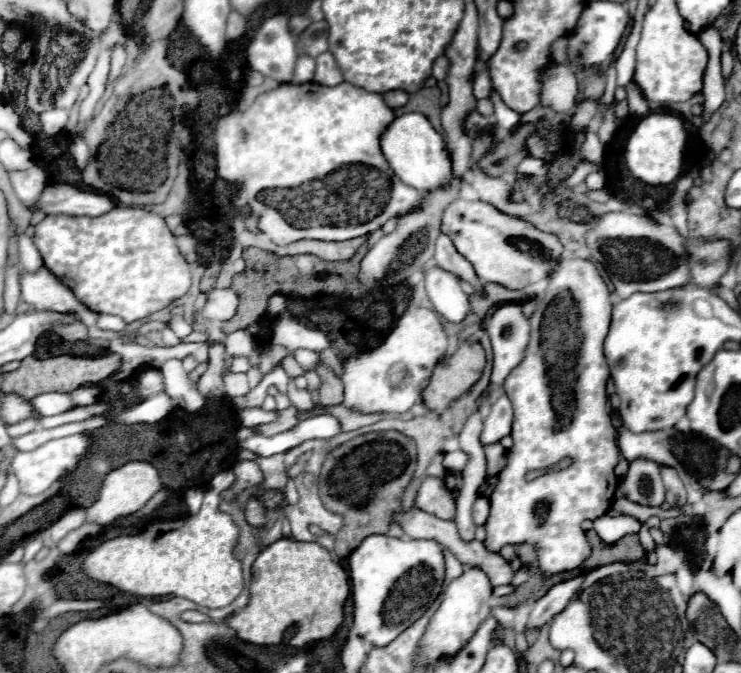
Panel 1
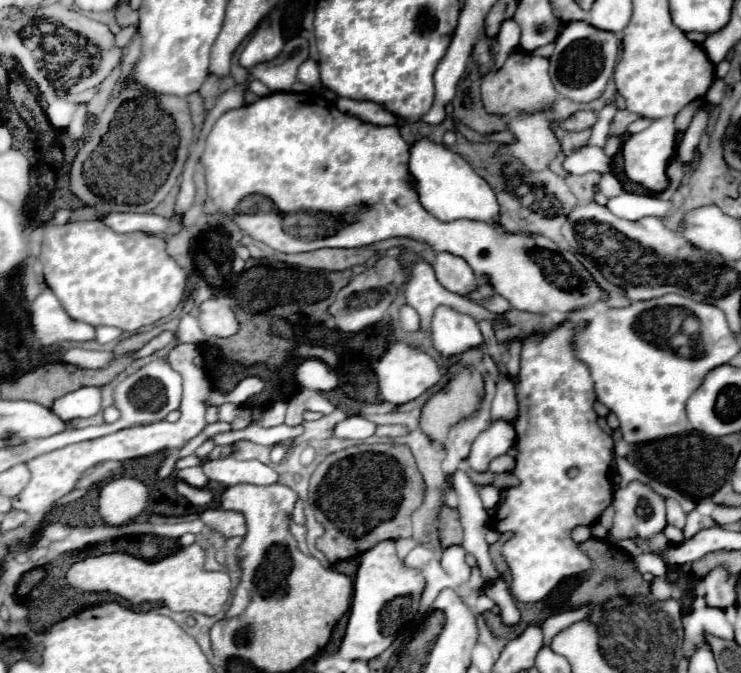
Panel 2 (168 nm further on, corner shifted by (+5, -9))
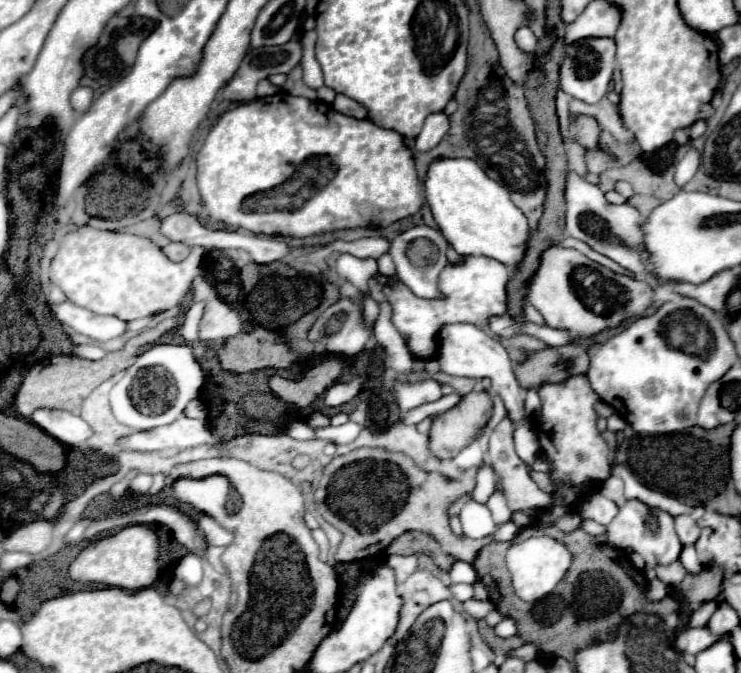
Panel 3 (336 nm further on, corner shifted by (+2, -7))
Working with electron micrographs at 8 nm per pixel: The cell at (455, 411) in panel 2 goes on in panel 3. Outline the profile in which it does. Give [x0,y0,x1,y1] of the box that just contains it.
[430,391,492,459]

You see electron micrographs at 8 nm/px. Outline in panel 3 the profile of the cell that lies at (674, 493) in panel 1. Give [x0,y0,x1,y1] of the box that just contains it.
[676,515,700,543]

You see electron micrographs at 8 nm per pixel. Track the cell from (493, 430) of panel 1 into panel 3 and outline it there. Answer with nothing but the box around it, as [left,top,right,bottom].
[472,465,496,503]

